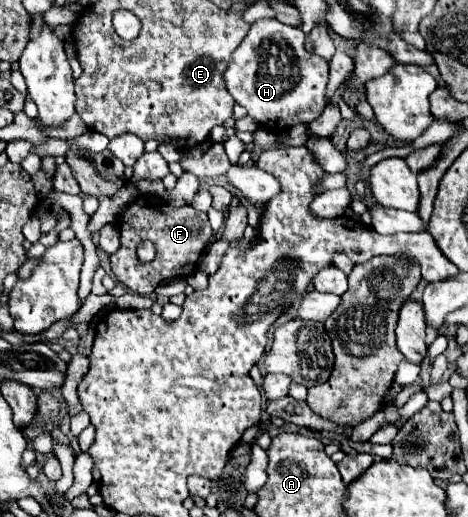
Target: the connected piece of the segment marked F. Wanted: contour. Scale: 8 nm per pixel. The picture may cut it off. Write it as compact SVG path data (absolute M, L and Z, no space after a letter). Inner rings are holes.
M138 195L120 215L118 229L120 229L120 249L114 255L110 255L110 265L118 281L138 295L150 295L156 289L156 285L160 285L166 279L192 275L202 251L208 245L208 239L212 237L206 213L196 211L192 205L172 207L164 203L164 199L154 195ZM146 239L154 241L156 259L148 265L142 265L138 263L134 249L138 247L138 241Z

